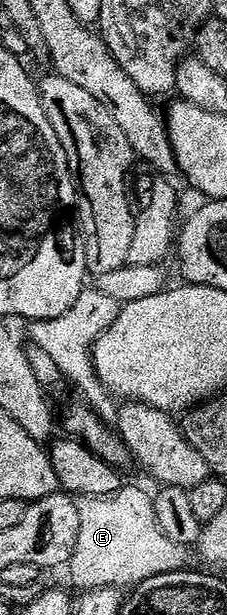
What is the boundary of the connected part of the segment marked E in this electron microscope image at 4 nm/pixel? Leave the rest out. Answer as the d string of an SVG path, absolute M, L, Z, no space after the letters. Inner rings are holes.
M122 486L107 497L81 497L79 509L79 541L67 564L67 572L80 589L119 587L132 589L138 583L163 573L182 570L190 552L180 547L159 525L151 495L137 487Z

